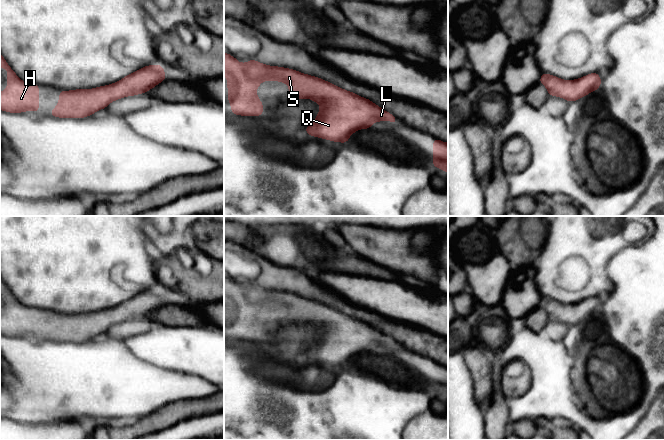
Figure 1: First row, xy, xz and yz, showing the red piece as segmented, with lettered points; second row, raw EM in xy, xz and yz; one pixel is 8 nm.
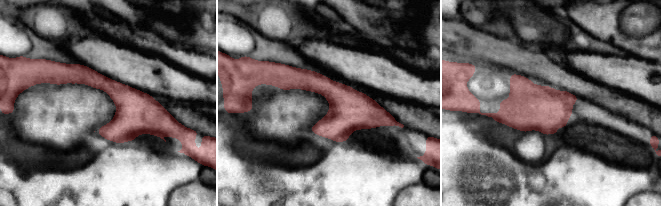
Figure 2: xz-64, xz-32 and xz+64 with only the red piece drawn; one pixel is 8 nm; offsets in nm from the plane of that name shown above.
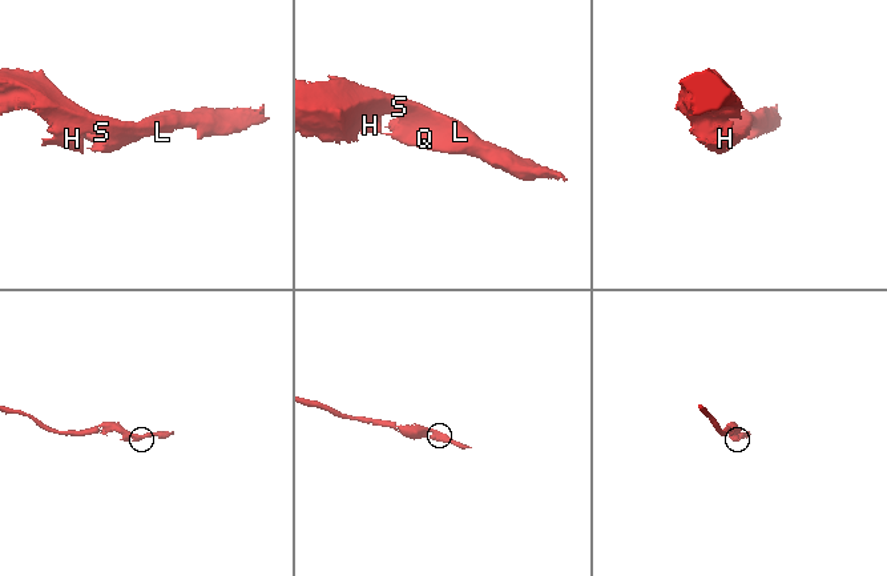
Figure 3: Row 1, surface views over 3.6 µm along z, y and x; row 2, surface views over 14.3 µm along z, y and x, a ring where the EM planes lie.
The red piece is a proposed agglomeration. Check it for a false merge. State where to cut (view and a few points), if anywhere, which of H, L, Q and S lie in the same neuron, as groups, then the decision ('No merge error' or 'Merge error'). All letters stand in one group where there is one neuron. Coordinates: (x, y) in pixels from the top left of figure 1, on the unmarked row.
No split. Groups: H L Q S. No merge error

